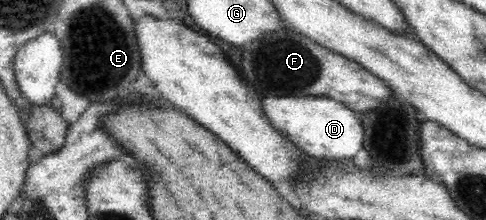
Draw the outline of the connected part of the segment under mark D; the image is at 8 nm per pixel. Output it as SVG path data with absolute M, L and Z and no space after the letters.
M269 96L263 100L263 112L267 120L279 134L296 147L301 148L306 156L313 159L343 160L352 159L353 156L363 150L364 134L363 125L360 122L360 113L353 112L345 104L325 96Z

